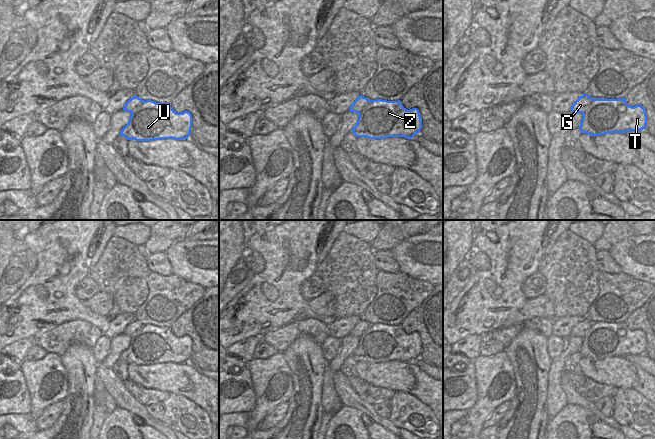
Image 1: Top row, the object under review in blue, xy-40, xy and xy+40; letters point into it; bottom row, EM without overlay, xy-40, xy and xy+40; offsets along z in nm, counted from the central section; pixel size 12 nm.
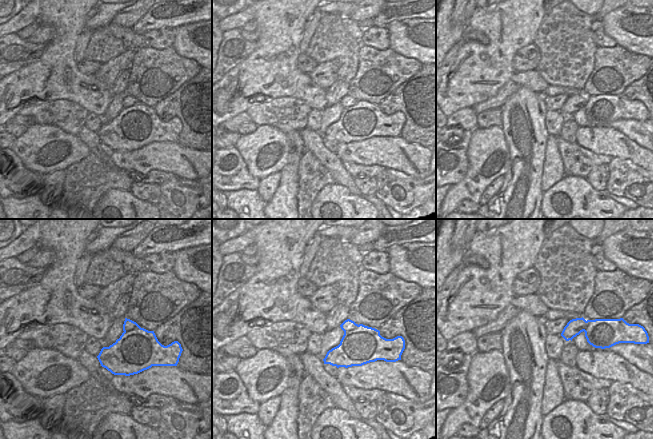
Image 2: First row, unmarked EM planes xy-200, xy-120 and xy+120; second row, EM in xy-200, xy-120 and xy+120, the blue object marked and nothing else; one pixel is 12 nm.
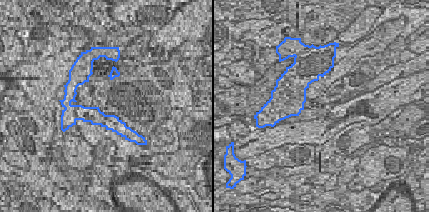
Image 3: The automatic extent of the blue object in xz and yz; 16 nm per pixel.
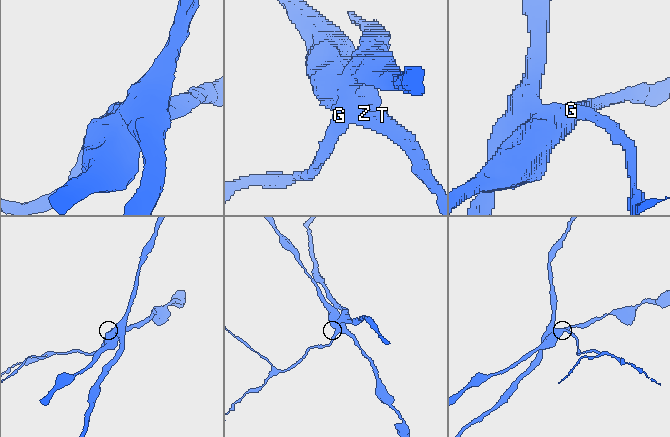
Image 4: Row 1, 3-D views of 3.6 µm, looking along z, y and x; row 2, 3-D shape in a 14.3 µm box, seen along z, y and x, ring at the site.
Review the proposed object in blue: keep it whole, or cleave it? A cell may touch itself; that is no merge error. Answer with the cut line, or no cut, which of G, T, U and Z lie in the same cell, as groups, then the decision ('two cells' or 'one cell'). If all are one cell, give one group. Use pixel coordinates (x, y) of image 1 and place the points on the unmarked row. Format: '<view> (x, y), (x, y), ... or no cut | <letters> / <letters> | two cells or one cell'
xy (371, 324), (358, 337) | G / T U Z | two cells

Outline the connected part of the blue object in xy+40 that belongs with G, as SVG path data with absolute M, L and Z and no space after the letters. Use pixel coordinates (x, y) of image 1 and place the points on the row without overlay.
M583 318L572 329L571 336L583 338L586 335L586 333L590 330L592 325L593 325L593 323L590 320L588 320L587 318Z

